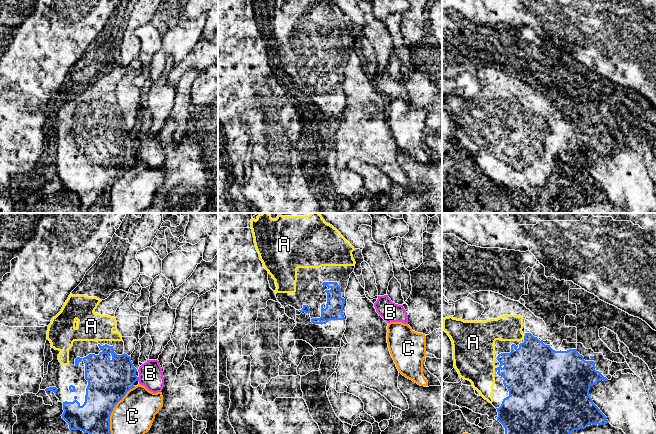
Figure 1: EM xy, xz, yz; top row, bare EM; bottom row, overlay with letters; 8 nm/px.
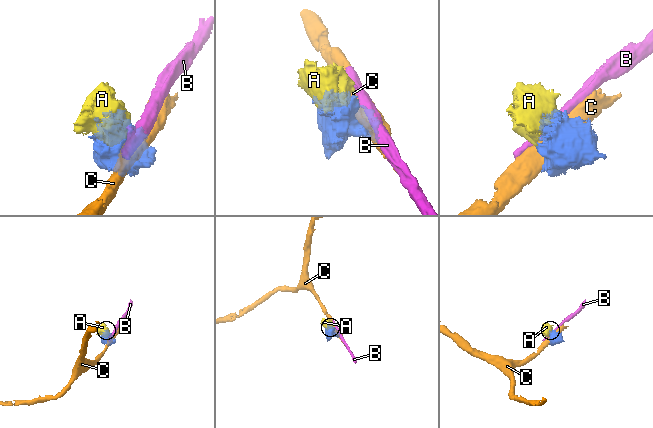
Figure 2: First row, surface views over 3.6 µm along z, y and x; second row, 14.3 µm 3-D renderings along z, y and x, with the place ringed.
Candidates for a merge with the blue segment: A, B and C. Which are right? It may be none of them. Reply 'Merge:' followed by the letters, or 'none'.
Merge: A

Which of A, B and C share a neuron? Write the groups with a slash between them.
A / B / C

